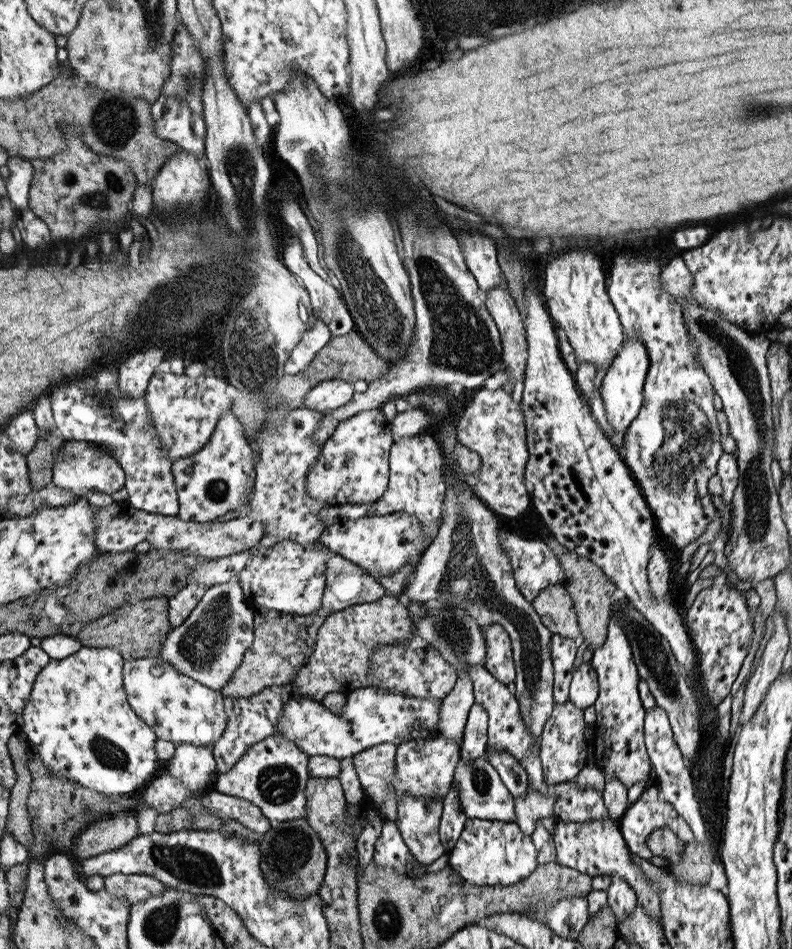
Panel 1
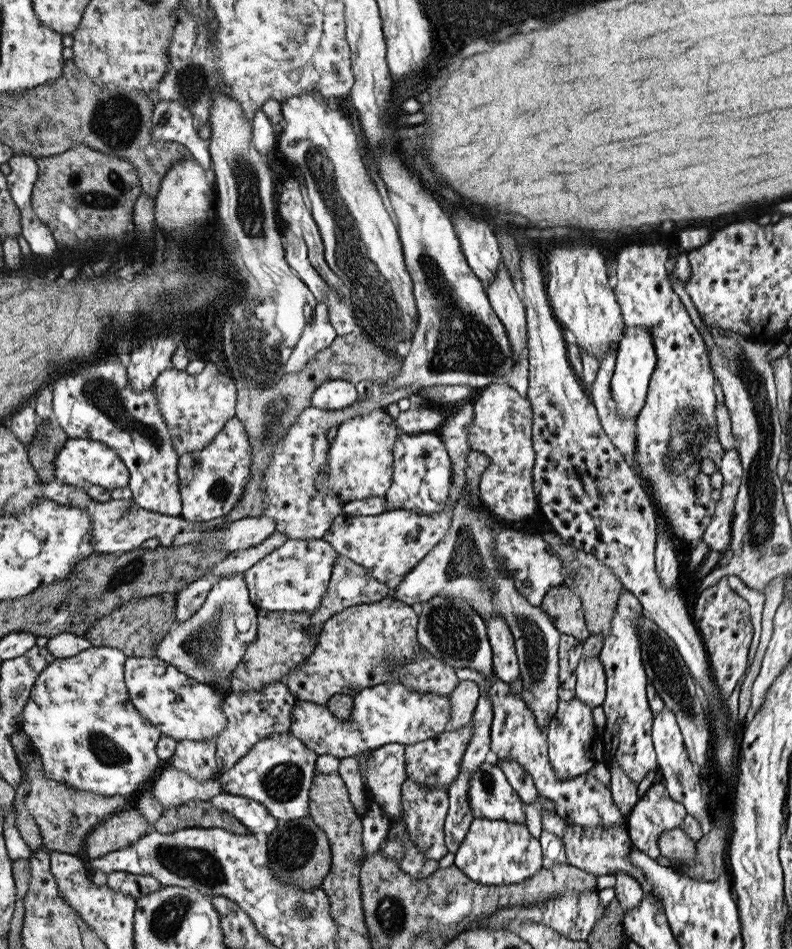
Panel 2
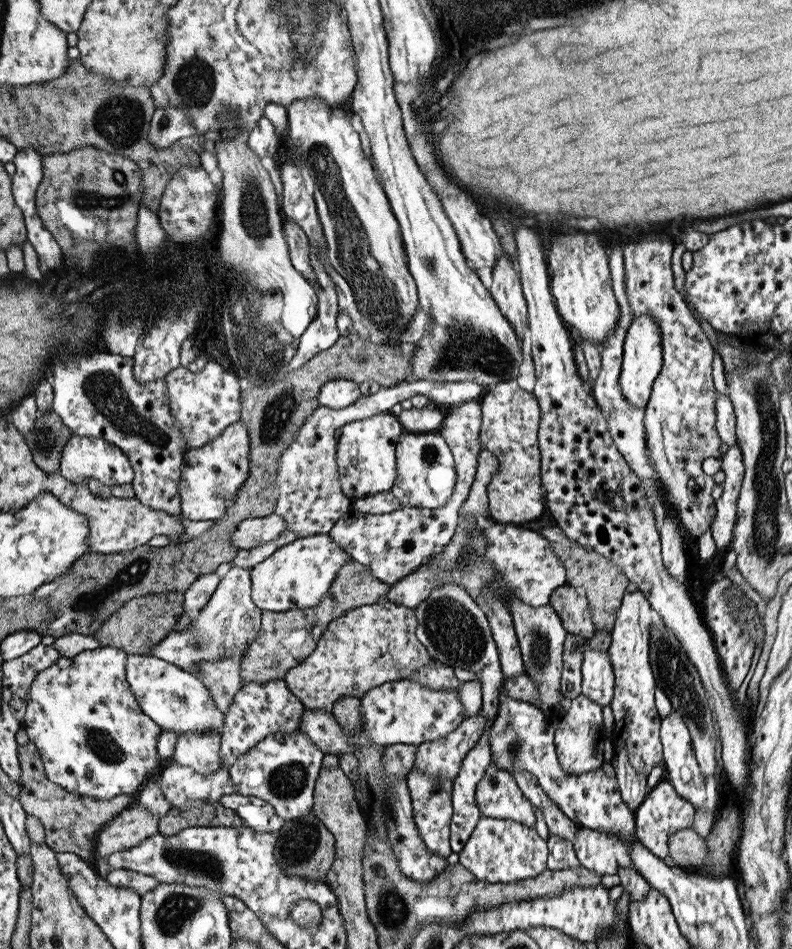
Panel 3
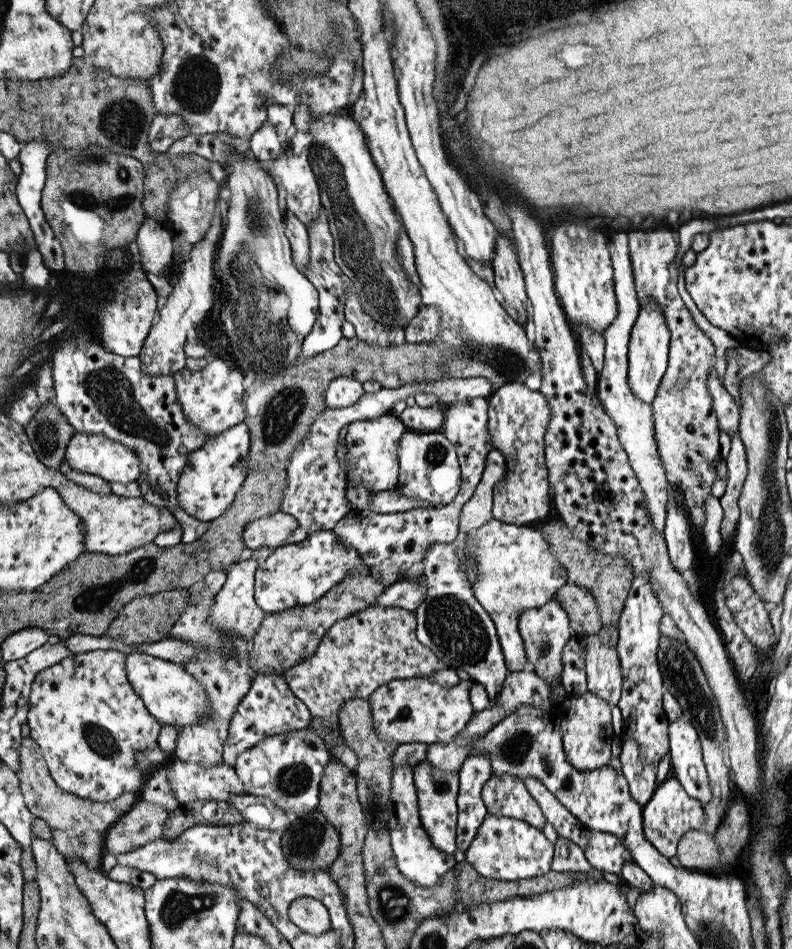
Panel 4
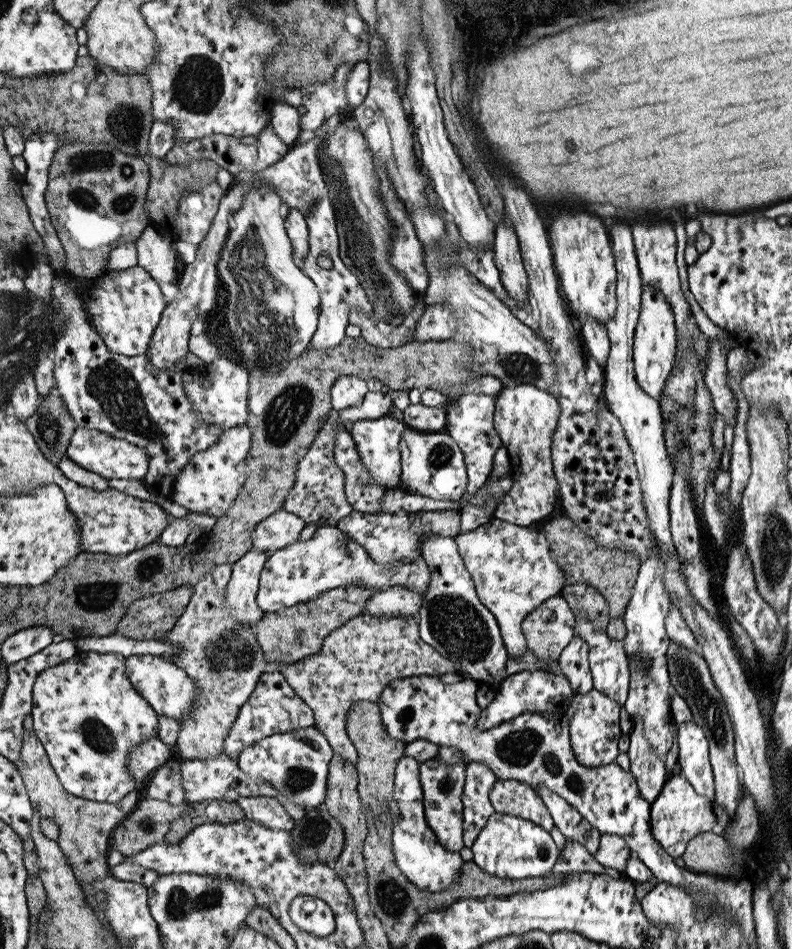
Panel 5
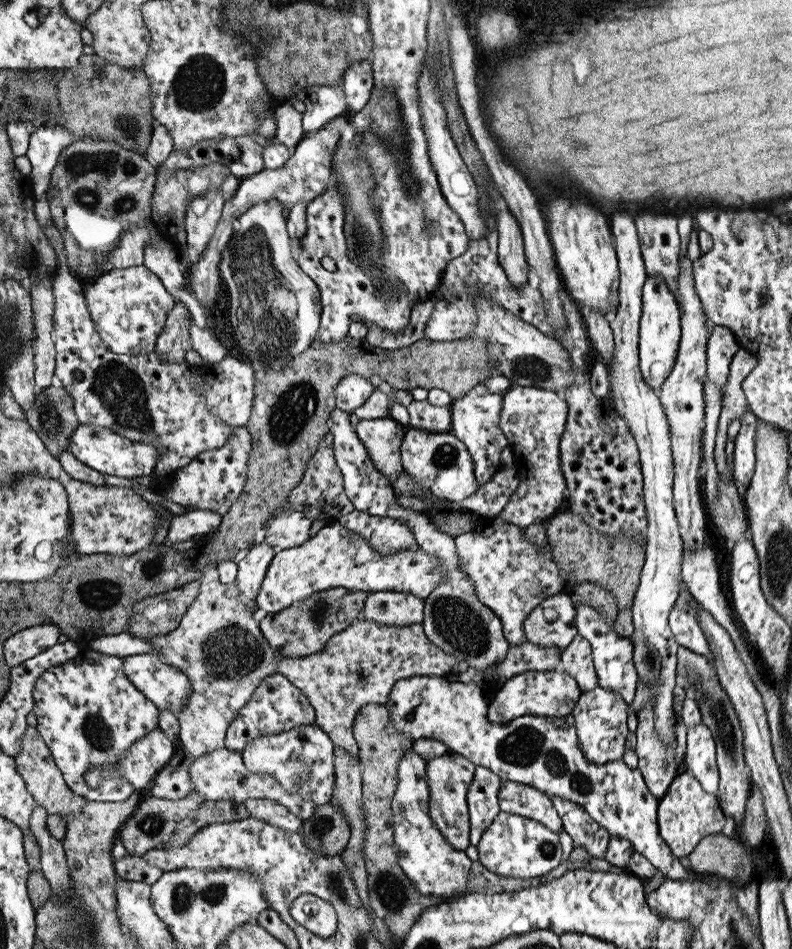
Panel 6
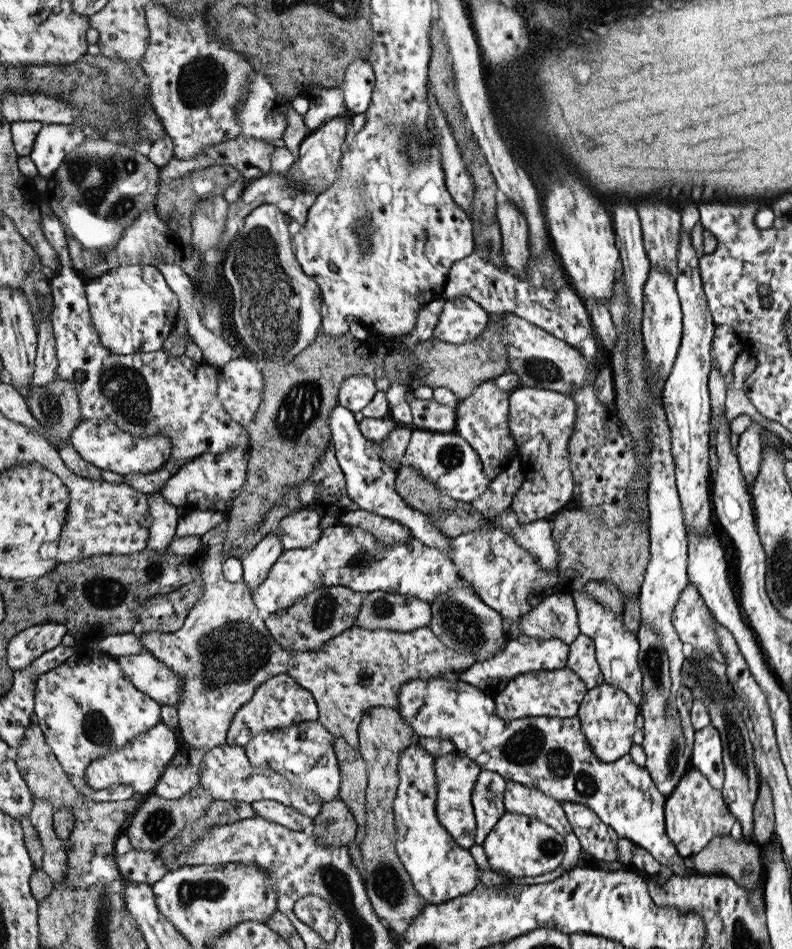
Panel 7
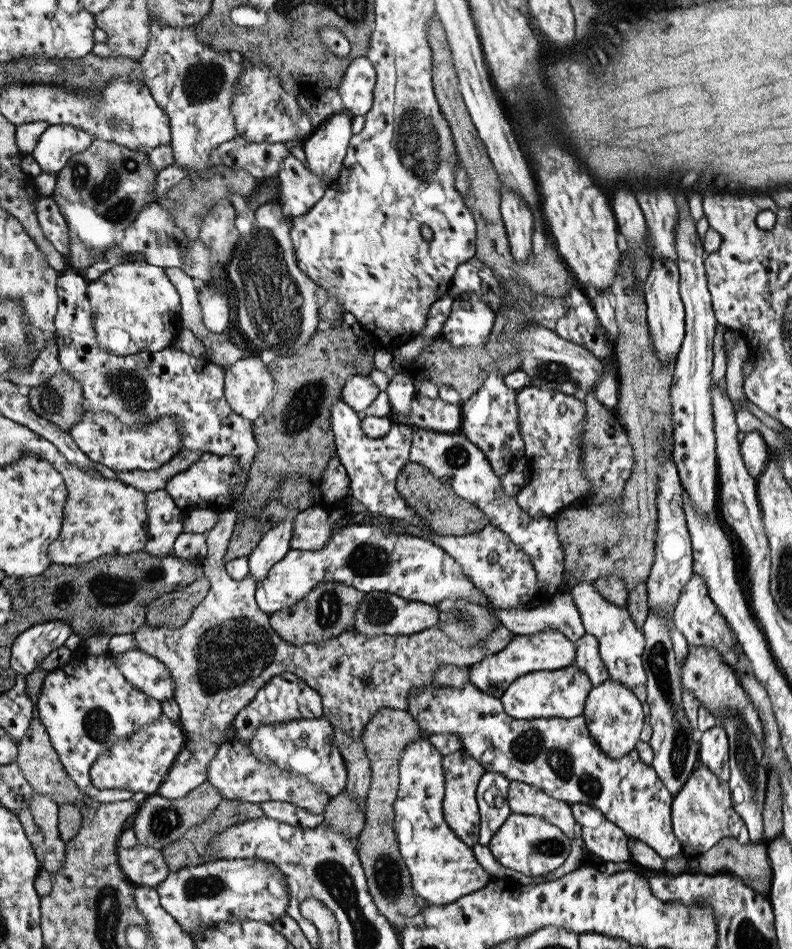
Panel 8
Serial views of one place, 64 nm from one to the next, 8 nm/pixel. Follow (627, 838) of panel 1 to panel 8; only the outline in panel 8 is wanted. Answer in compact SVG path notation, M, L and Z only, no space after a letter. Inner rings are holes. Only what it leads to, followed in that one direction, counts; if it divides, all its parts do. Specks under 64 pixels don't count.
M697 766L687 778L685 786L673 798L673 834L677 834L677 842L683 846L685 858L697 858L715 848L721 840L737 838L739 828L745 826L745 818L737 814L731 806L731 796L727 782L721 784L721 778L713 774L713 770L705 766Z

